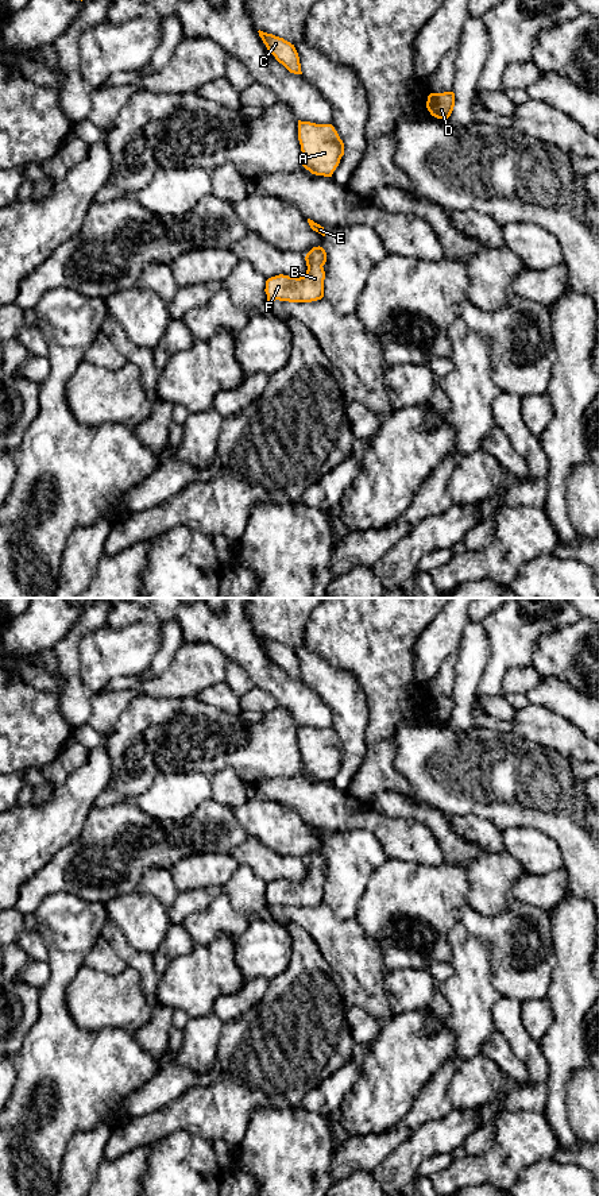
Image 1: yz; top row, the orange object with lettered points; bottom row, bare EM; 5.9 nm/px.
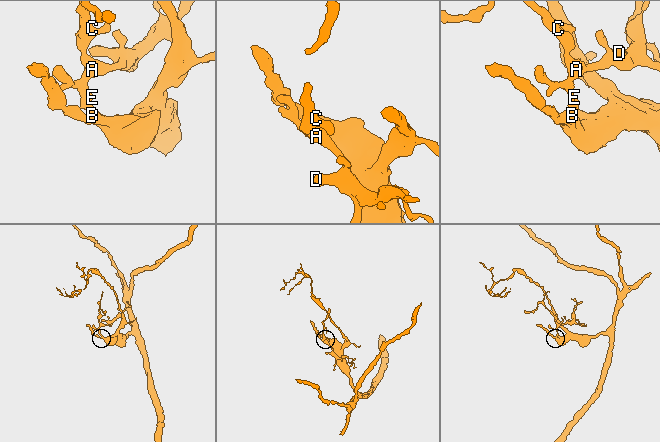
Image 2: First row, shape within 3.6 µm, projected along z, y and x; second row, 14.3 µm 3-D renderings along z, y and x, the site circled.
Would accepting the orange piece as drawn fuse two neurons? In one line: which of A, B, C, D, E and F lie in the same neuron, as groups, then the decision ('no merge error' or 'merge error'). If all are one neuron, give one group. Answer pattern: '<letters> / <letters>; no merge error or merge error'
A B C D E F; no merge error

